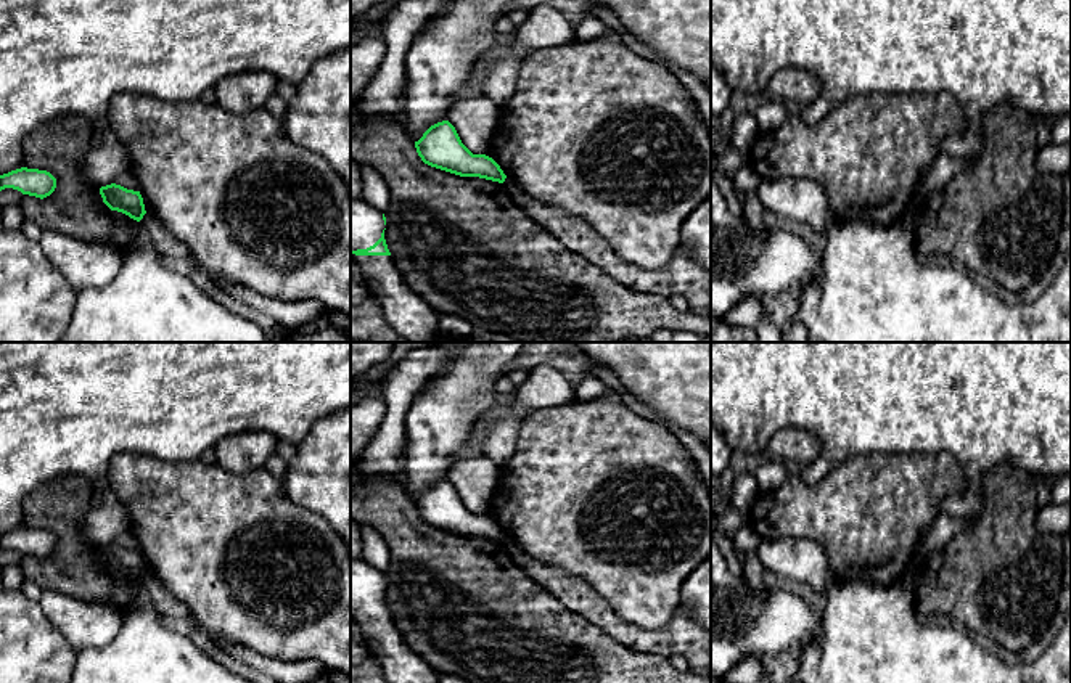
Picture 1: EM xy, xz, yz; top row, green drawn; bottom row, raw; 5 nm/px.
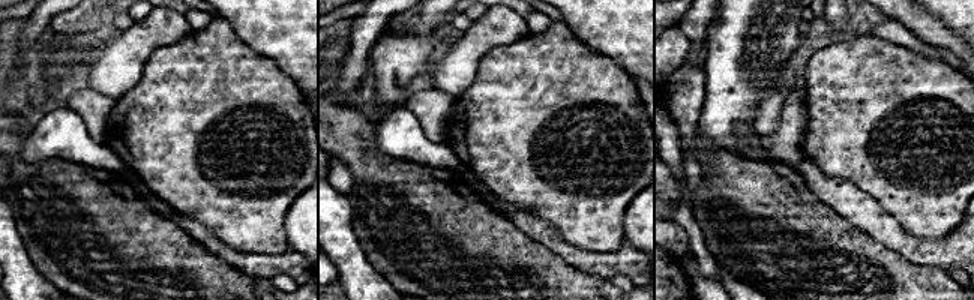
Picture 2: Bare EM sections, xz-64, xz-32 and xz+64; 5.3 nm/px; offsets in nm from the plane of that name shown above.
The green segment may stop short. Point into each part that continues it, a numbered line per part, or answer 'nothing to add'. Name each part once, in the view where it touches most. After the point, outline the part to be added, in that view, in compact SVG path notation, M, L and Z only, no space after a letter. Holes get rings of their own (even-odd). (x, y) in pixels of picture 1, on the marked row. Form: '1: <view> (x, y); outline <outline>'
1: xz (367, 224); outline M351 199L351 251L373 246L384 228L383 212L363 199Z

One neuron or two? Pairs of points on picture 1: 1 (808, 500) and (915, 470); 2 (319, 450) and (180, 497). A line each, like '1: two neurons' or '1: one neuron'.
1: one neuron
2: two neurons

